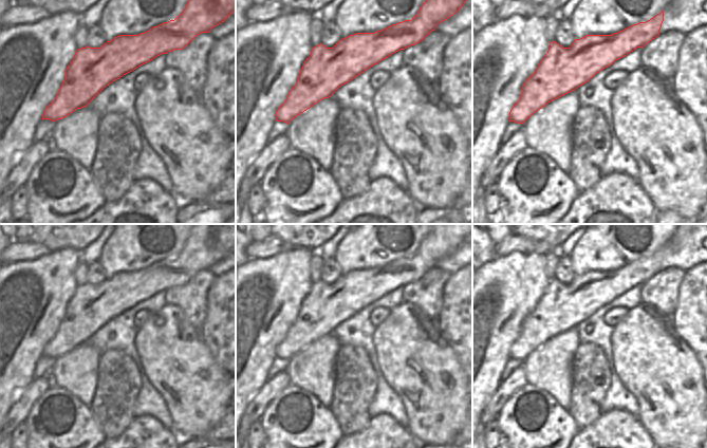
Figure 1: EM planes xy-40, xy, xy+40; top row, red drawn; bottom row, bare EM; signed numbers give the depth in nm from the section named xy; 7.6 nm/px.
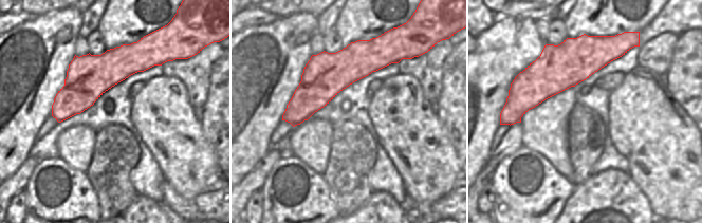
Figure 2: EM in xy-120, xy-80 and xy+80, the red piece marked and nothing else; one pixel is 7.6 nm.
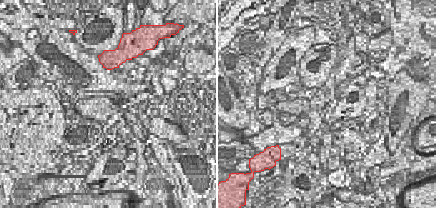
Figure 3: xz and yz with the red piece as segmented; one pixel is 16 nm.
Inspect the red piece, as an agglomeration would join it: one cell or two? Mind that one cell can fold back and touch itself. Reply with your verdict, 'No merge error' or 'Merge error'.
No merge error

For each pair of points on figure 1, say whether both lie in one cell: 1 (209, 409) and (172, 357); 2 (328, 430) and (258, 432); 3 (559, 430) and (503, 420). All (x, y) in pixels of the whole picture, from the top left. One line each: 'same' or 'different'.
1: same
2: different
3: same

